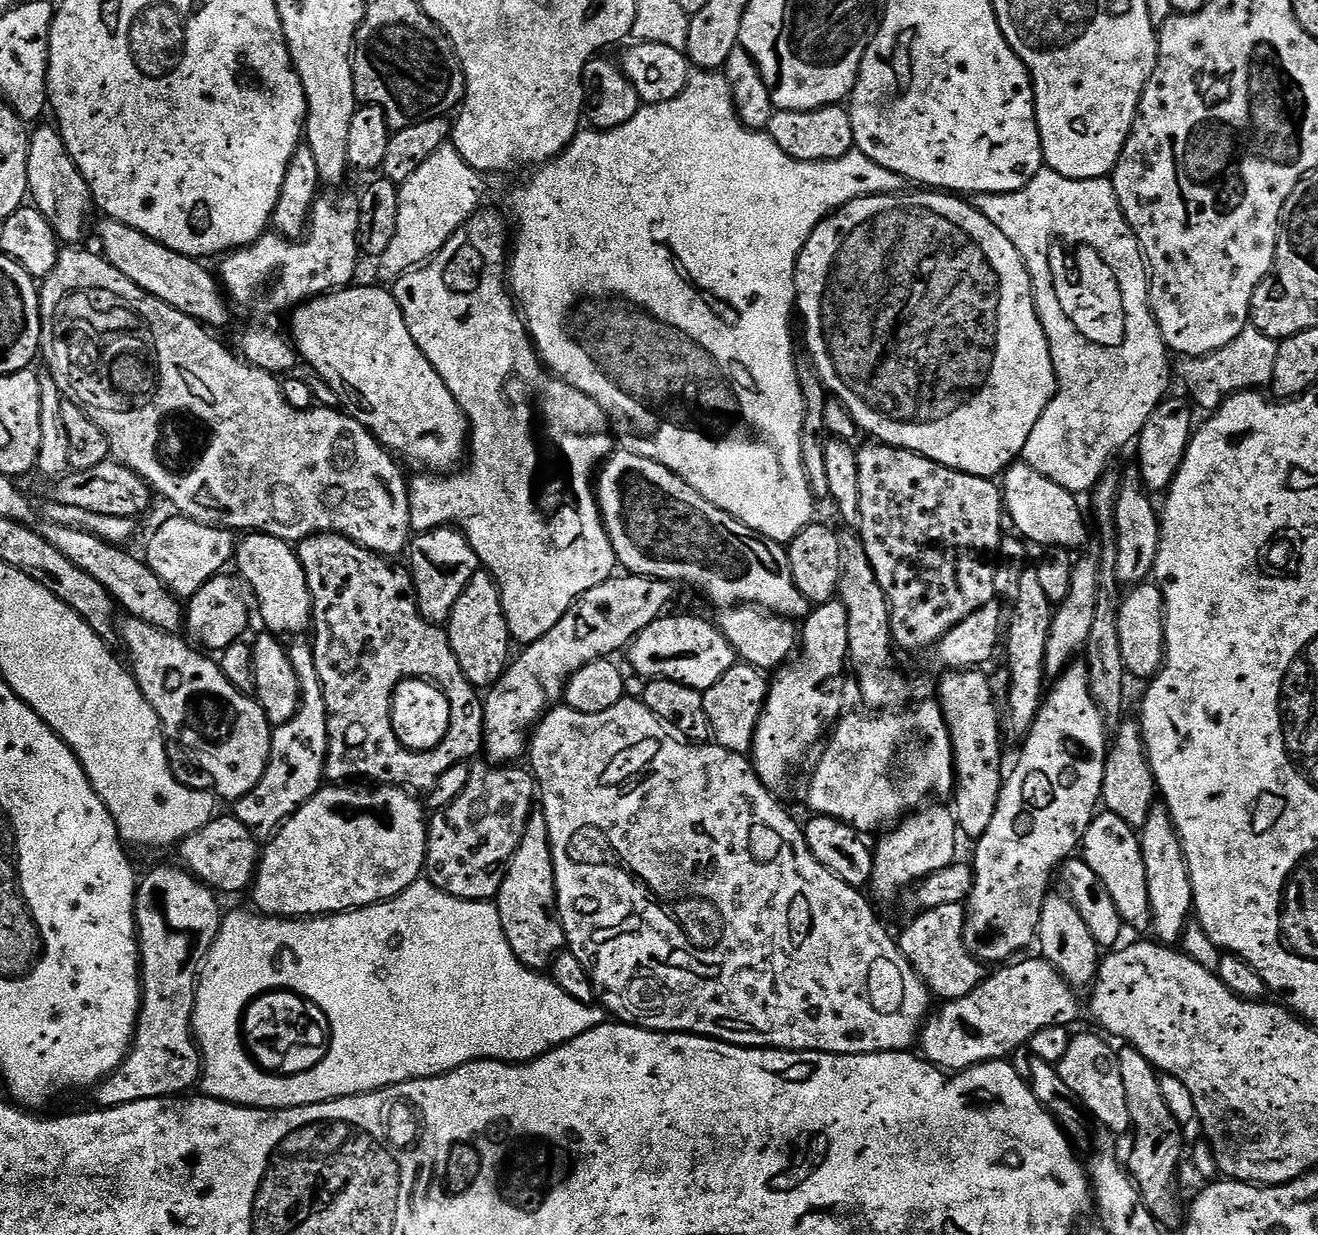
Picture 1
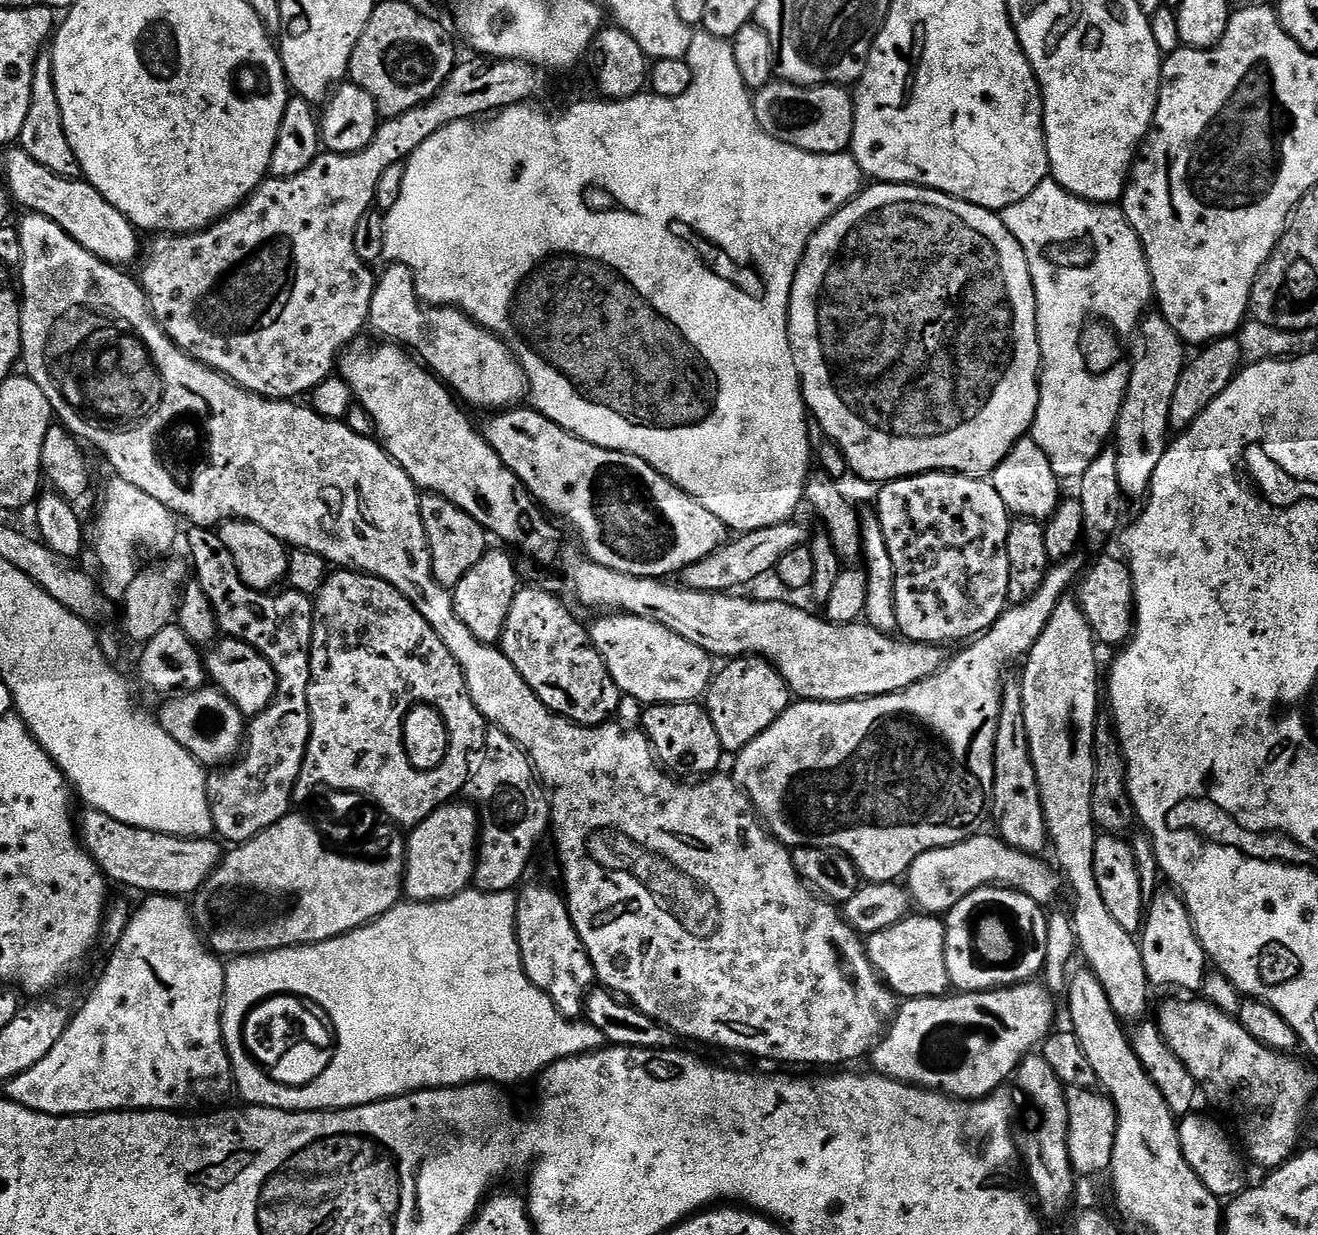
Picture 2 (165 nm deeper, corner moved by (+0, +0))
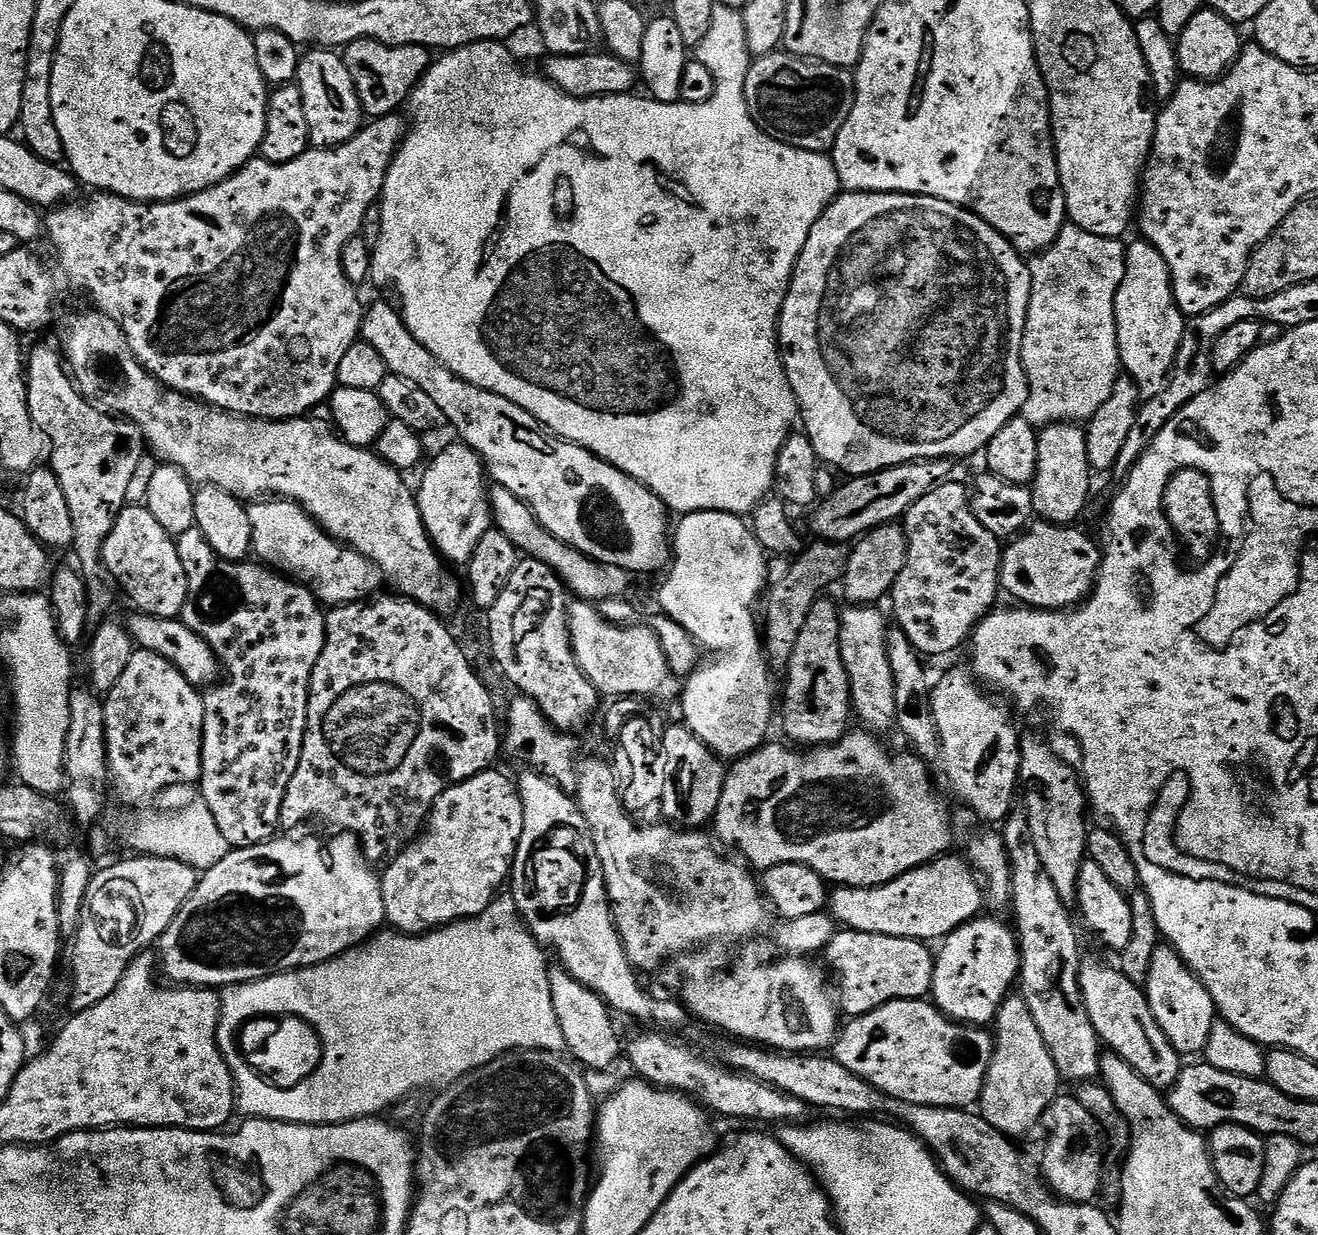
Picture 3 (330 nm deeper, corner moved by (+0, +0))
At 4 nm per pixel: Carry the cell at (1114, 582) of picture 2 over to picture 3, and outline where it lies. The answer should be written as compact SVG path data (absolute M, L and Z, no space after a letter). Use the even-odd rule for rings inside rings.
M1033 522L1020 533L1019 536L1015 537L1011 541L1012 544L1003 549L1001 558L1000 558L1000 587L1005 593L1008 592L1013 596L1013 601L1019 602L1021 605L1030 607L1030 608L1039 608L1041 610L1071 610L1084 603L1089 596L1092 595L1093 588L1096 587L1096 578L1100 575L1100 562L1102 559L1102 548L1099 543L1096 544L1087 536L1084 532L1079 532L1079 527L1069 526L1067 524L1049 524L1047 522Z

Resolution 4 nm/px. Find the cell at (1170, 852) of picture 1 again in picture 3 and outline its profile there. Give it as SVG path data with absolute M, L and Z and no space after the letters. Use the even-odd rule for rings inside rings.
M1162 942L1158 950L1154 952L1154 962L1150 966L1150 974L1146 981L1146 995L1150 1002L1150 1010L1154 1010L1154 1018L1158 1018L1158 1026L1162 1026L1162 1034L1170 1038L1170 1042L1180 1053L1181 1057L1192 1058L1195 1054L1203 1053L1206 1042L1210 1038L1210 1032L1214 1022L1218 1019L1216 1003L1212 995L1206 990L1206 986L1196 977L1194 972L1188 969L1188 964L1176 952L1176 949L1167 942Z

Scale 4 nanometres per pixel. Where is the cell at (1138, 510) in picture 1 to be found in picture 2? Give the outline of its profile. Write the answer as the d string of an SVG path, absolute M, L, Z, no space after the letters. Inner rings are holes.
M1145 315L1130 341L1132 369L1122 410L1116 419L1114 447L1118 458L1118 486L1129 501L1143 501L1152 488L1154 470L1170 443L1170 402L1186 363L1186 345L1163 316Z

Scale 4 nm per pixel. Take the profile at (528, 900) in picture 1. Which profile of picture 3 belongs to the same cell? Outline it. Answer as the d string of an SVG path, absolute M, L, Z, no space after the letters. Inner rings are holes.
M553 967L548 977L554 998L554 1014L558 1014L558 1026L562 1026L567 1051L574 1057L575 1063L585 1069L608 1068L619 1056L621 1059L622 1040L620 1044L616 1024L612 1021L613 1013L599 994L573 978L563 967Z

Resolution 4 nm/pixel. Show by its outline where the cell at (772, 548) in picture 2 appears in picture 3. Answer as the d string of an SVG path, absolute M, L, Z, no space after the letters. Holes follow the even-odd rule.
M945 458L943 460L909 460L907 464L896 464L893 468L883 468L877 472L871 472L865 476L854 476L845 479L832 494L823 497L815 505L816 513L812 516L812 528L817 532L819 539L824 542L855 542L865 532L872 532L884 524L896 524L918 502L918 498L926 498L930 490L934 490L939 484L945 483L952 472L953 461Z

